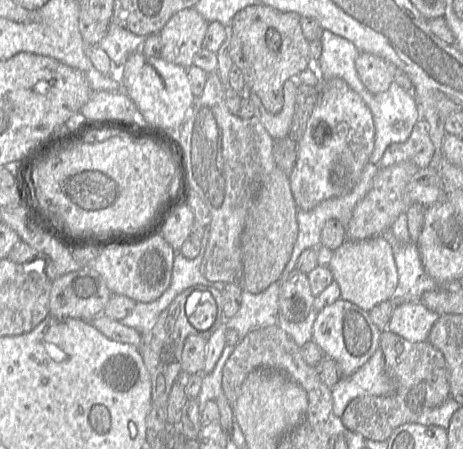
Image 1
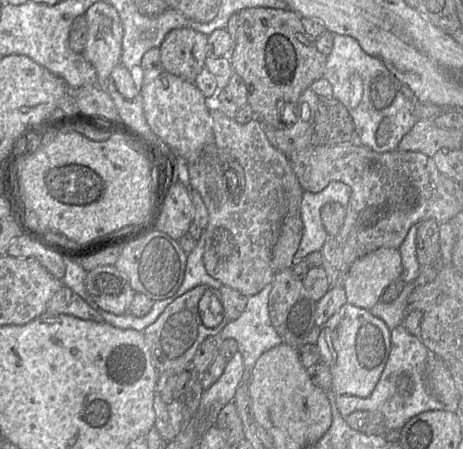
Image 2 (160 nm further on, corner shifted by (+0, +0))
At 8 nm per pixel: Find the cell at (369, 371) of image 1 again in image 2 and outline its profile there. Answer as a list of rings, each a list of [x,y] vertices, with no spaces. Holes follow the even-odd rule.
[[[403,325],[391,330],[391,350],[385,368],[372,393],[366,397],[337,395],[336,406],[343,418],[354,411],[368,410],[383,415],[387,431],[400,431],[405,423],[429,410],[446,410],[446,406],[426,390],[427,358],[430,351],[418,334],[411,334]]]

